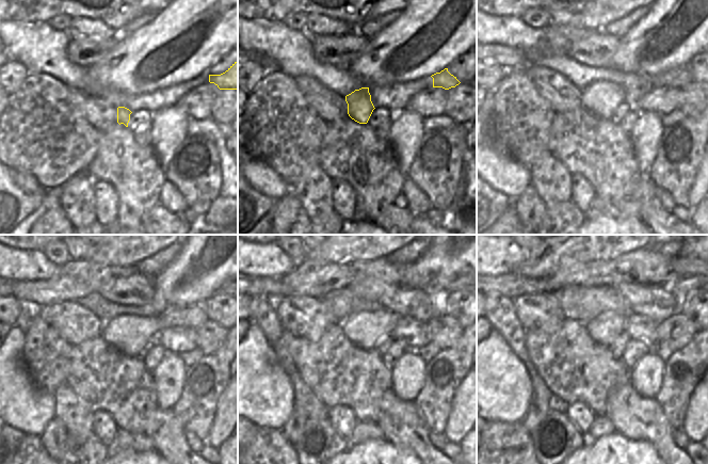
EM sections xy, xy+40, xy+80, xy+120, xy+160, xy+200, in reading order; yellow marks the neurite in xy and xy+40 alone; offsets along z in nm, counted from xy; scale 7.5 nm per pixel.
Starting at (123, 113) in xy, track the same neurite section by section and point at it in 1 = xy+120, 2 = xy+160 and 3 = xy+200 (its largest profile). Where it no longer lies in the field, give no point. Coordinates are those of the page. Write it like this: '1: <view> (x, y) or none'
1: xy+120 (128, 334)
2: xy+160 (364, 330)
3: xy+200 (604, 329)

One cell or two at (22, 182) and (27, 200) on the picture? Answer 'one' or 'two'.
two

